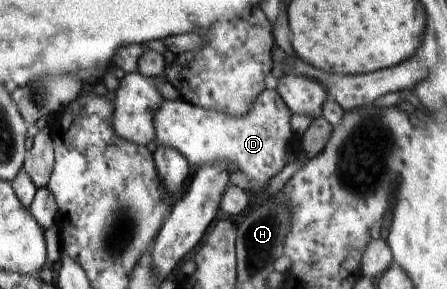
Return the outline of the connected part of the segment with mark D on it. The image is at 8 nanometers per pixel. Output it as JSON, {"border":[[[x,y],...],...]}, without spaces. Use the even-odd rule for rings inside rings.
{"border":[[[265,88],[253,102],[251,110],[240,118],[228,117],[220,111],[203,109],[180,99],[175,101],[164,99],[153,116],[155,138],[152,140],[152,147],[157,148],[158,145],[162,145],[175,148],[185,157],[193,169],[216,161],[232,164],[233,170],[242,171],[247,175],[250,181],[248,189],[257,191],[260,188],[265,188],[270,179],[281,172],[287,164],[286,147],[291,145],[290,138],[292,136],[291,116],[291,110],[276,89]]]}

